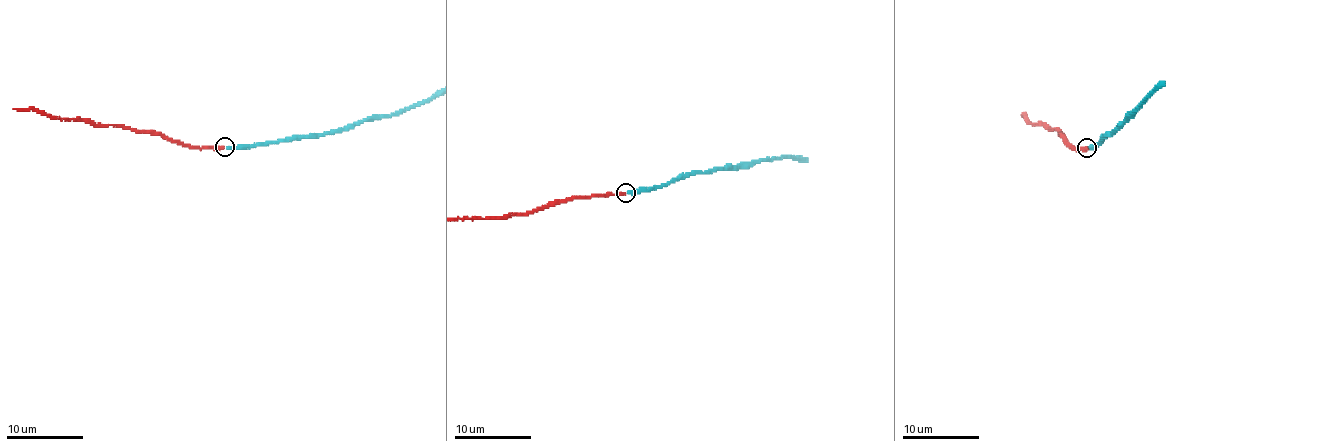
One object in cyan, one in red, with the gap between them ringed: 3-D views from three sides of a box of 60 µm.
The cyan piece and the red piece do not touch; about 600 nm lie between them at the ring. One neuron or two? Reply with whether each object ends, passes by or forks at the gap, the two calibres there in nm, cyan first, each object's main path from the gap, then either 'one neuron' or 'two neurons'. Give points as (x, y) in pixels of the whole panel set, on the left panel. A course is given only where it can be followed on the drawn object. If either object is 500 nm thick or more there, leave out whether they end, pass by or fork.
cyan ends | red ends | 260/280 nm | cyan via (227, 146), (250, 147), (348, 130), (369, 118), (390, 117), (443, 94) | red via (223, 146), (192, 148), (124, 125), (51, 118), (31, 109), (13, 109) | one neuron

